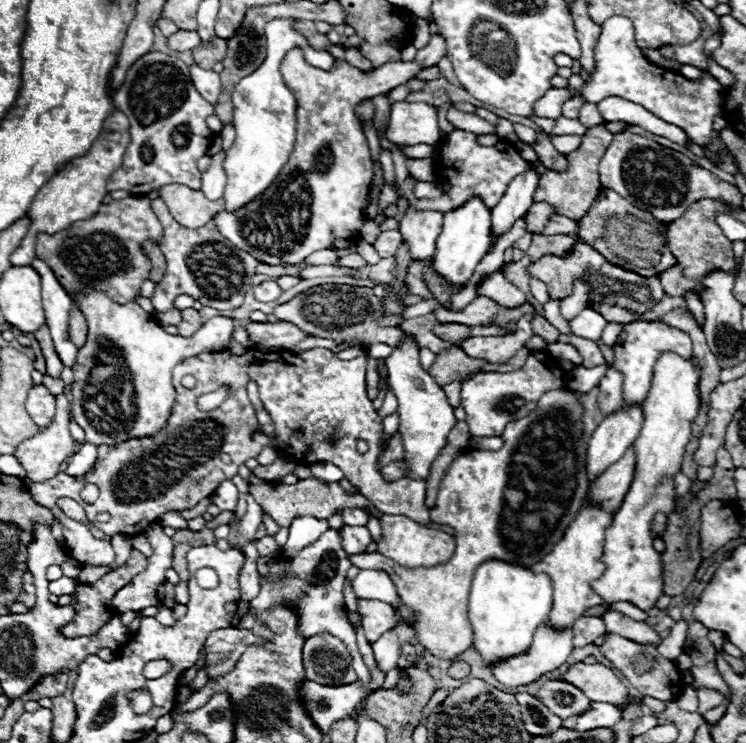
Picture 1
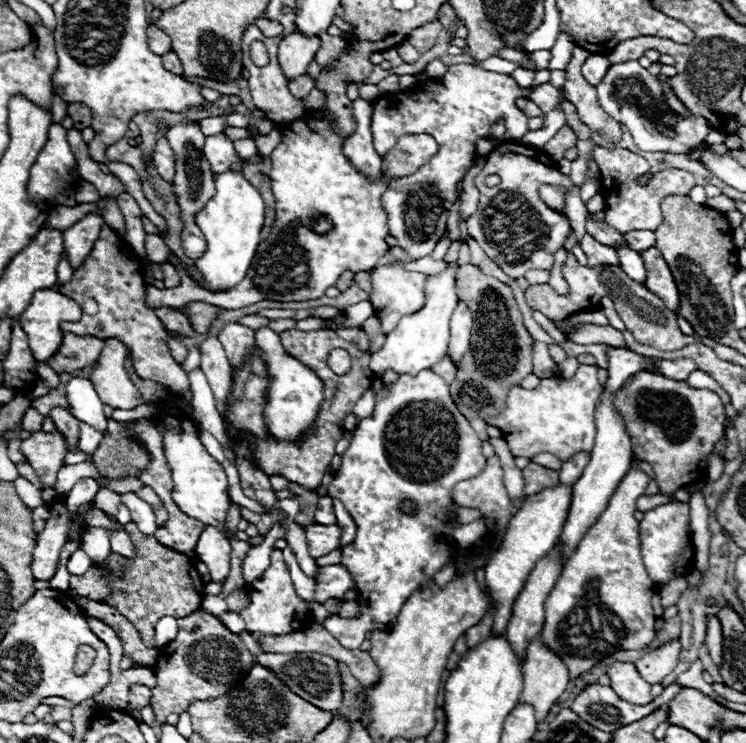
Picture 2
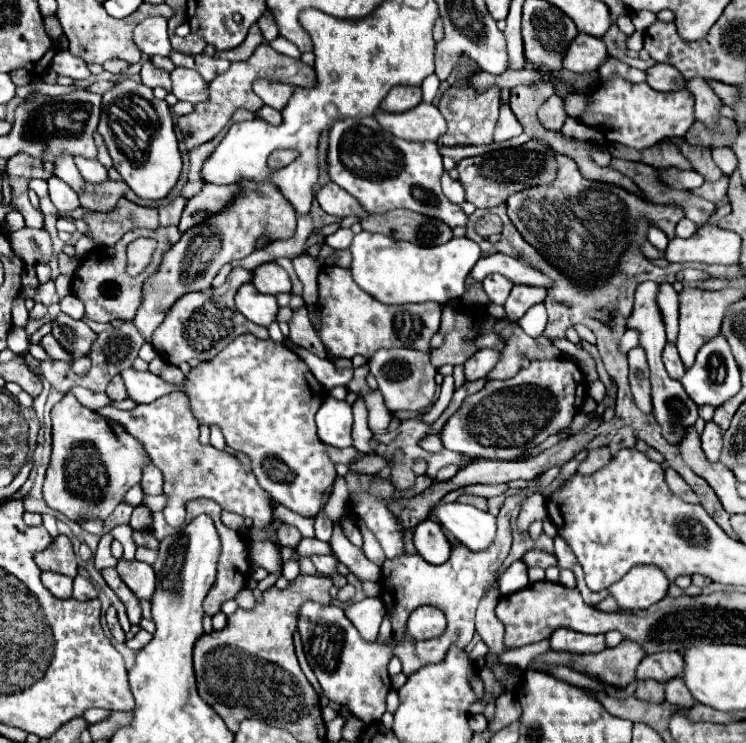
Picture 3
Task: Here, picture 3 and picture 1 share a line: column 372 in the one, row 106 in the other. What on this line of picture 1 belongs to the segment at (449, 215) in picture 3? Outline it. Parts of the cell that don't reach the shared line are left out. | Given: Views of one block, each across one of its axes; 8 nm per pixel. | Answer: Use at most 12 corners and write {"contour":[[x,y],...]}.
{"contour":[[162,52],[114,104],[132,138],[108,192],[202,188],[214,106]]}

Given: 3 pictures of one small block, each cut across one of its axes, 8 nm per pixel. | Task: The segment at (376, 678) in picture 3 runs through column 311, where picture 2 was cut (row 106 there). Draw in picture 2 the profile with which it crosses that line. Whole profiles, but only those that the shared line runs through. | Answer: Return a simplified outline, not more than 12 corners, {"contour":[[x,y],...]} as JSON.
{"contour":[[638,60],[612,64],[602,108],[640,150],[688,154],[710,132],[680,118]]}

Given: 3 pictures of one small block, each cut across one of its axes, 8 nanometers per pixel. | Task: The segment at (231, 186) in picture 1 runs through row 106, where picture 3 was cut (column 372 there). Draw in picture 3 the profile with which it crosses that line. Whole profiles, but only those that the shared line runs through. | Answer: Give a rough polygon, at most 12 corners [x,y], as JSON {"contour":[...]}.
{"contour":[[360,232],[354,282],[382,304],[448,304],[482,258]]}

